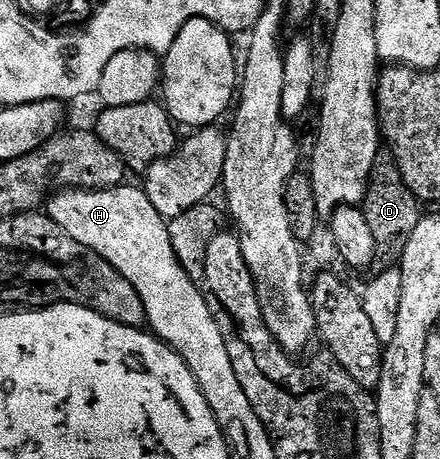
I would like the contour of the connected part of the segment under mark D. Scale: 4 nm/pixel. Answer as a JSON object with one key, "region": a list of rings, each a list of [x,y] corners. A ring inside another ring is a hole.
{"region":[[[381,153],[374,158],[373,169],[370,171],[370,181],[366,197],[363,198],[361,210],[374,235],[376,260],[386,266],[394,266],[404,247],[408,244],[413,231],[423,216],[420,200],[412,190],[405,185],[403,175],[395,164],[395,157],[390,153]]]}

